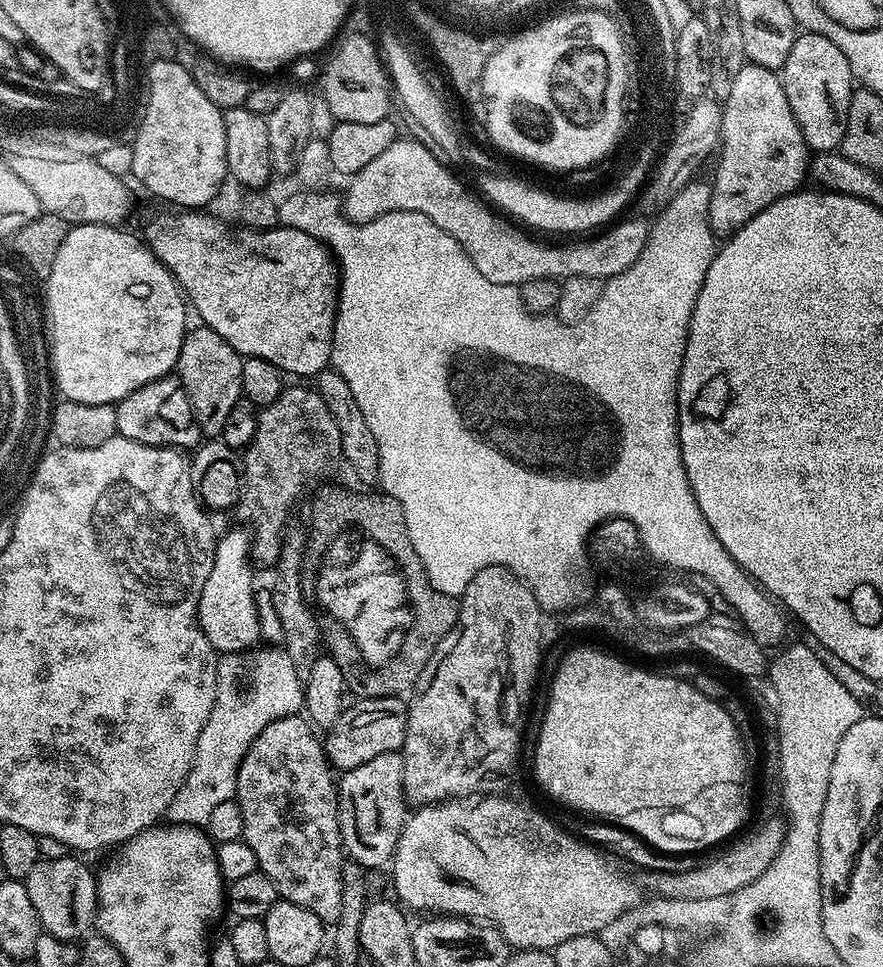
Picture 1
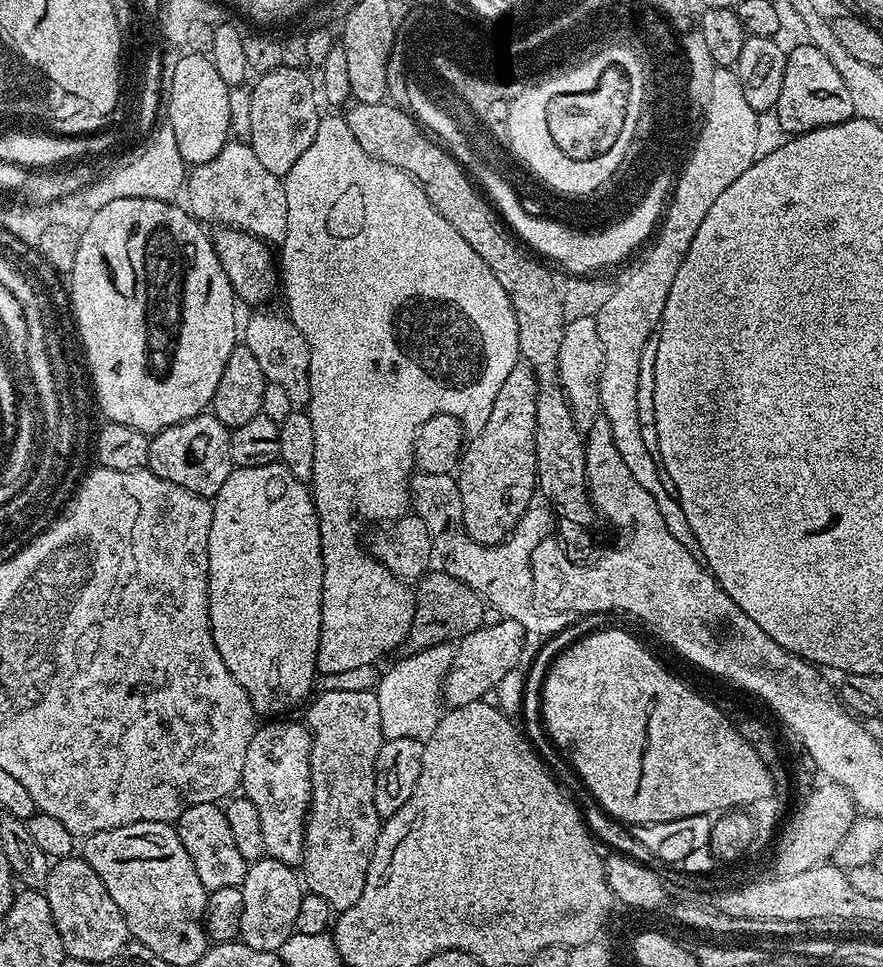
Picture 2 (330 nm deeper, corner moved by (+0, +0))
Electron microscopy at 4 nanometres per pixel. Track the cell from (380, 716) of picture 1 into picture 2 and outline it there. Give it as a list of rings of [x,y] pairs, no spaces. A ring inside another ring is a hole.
[[[497,619],[497,624],[485,623],[478,630],[466,634],[455,645],[452,665],[444,679],[443,703],[448,708],[466,706],[475,700],[483,700],[499,686],[510,670],[521,667],[524,656],[524,627],[513,620]]]

